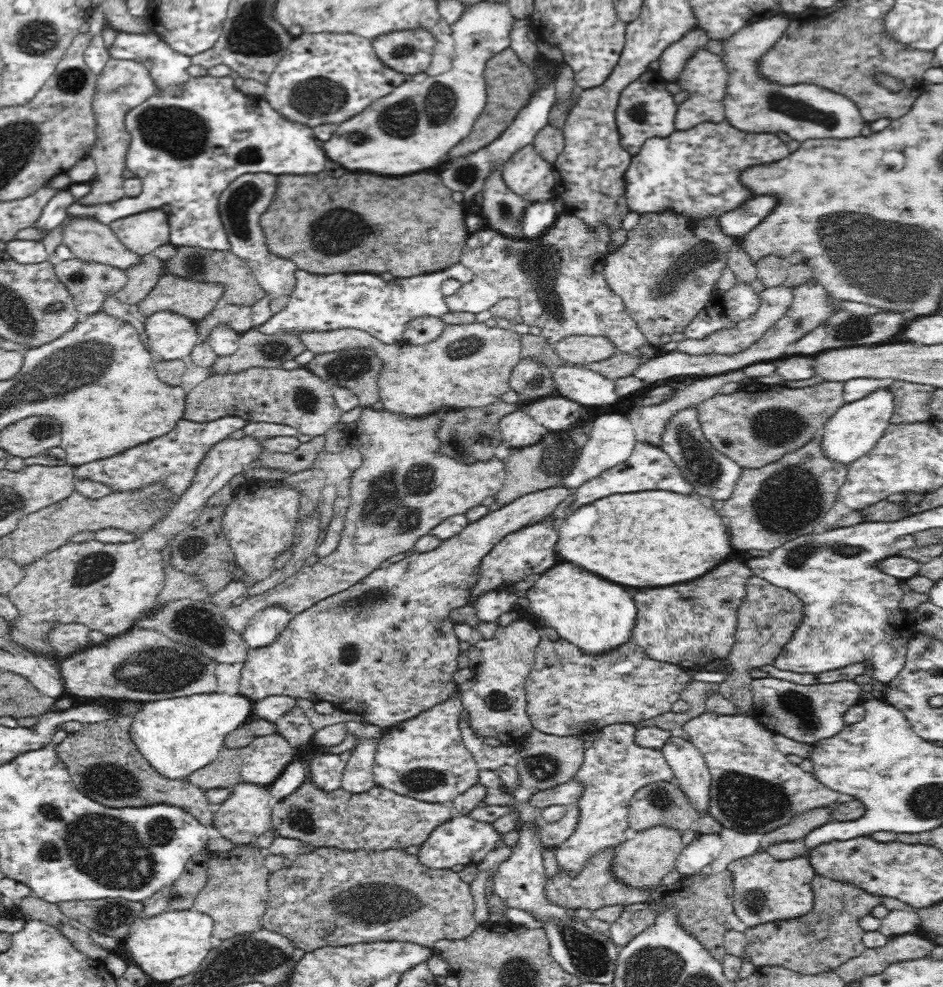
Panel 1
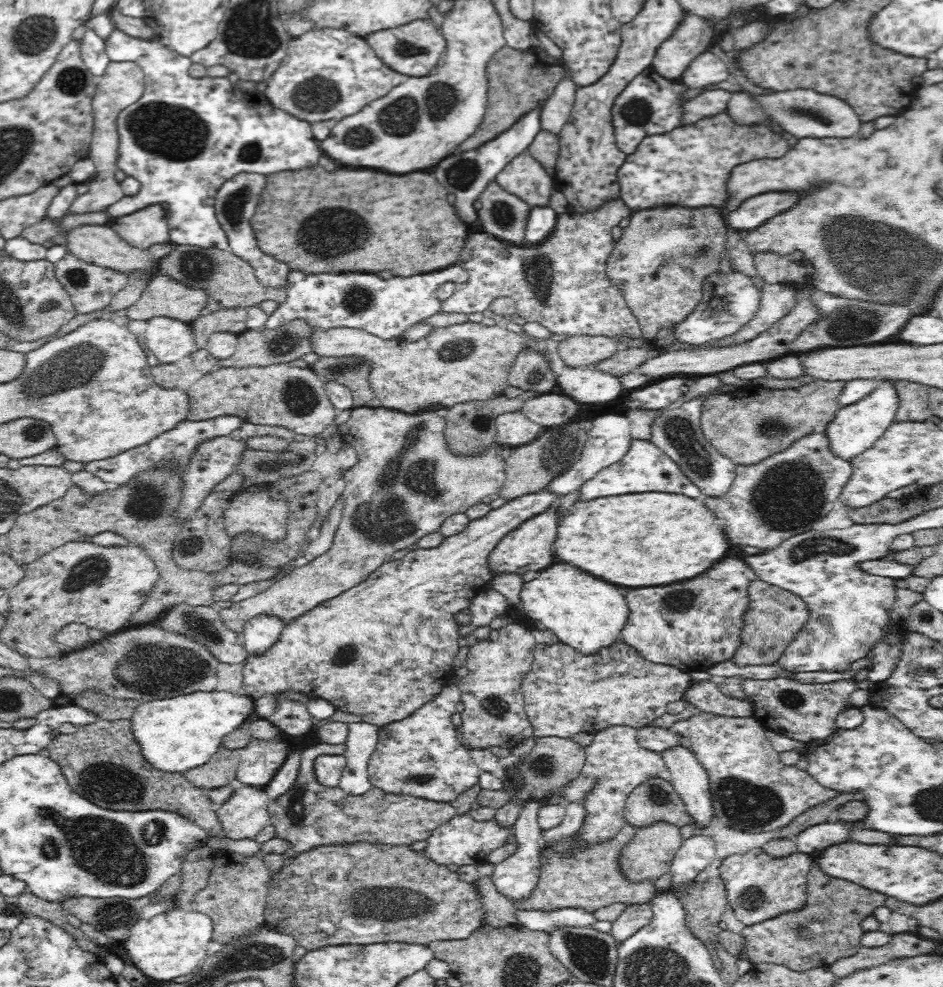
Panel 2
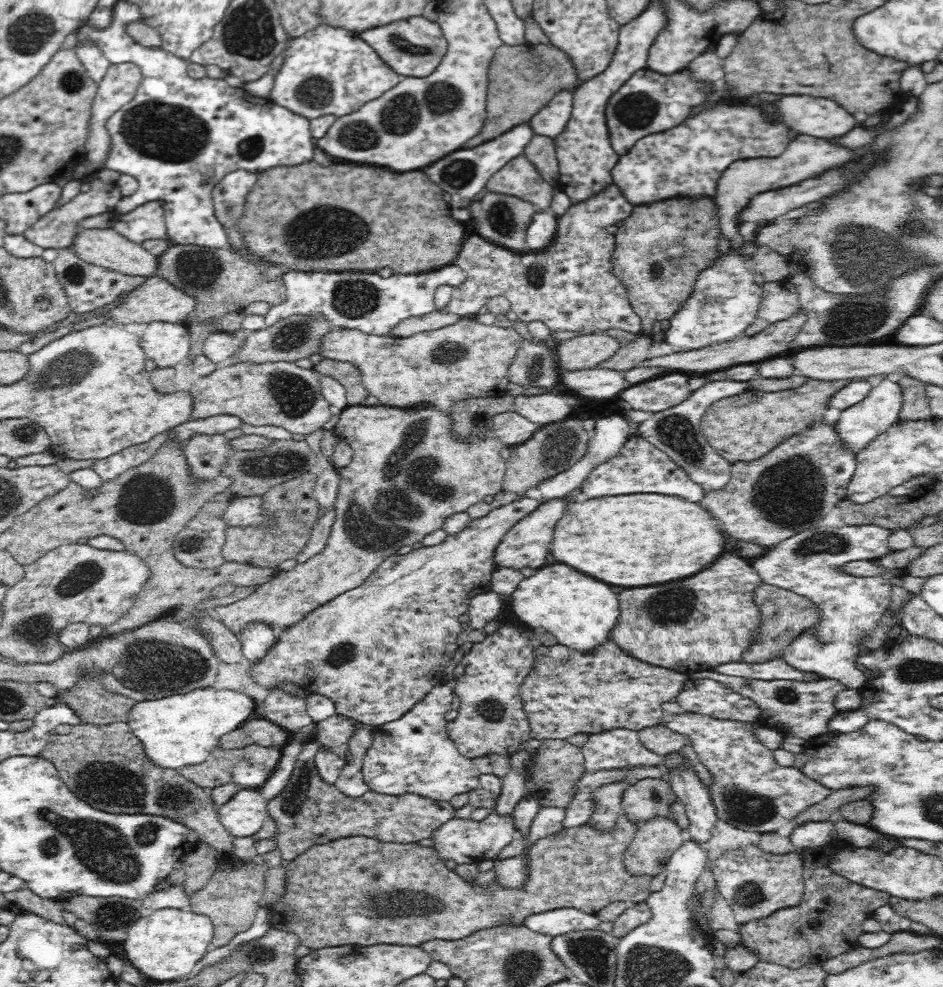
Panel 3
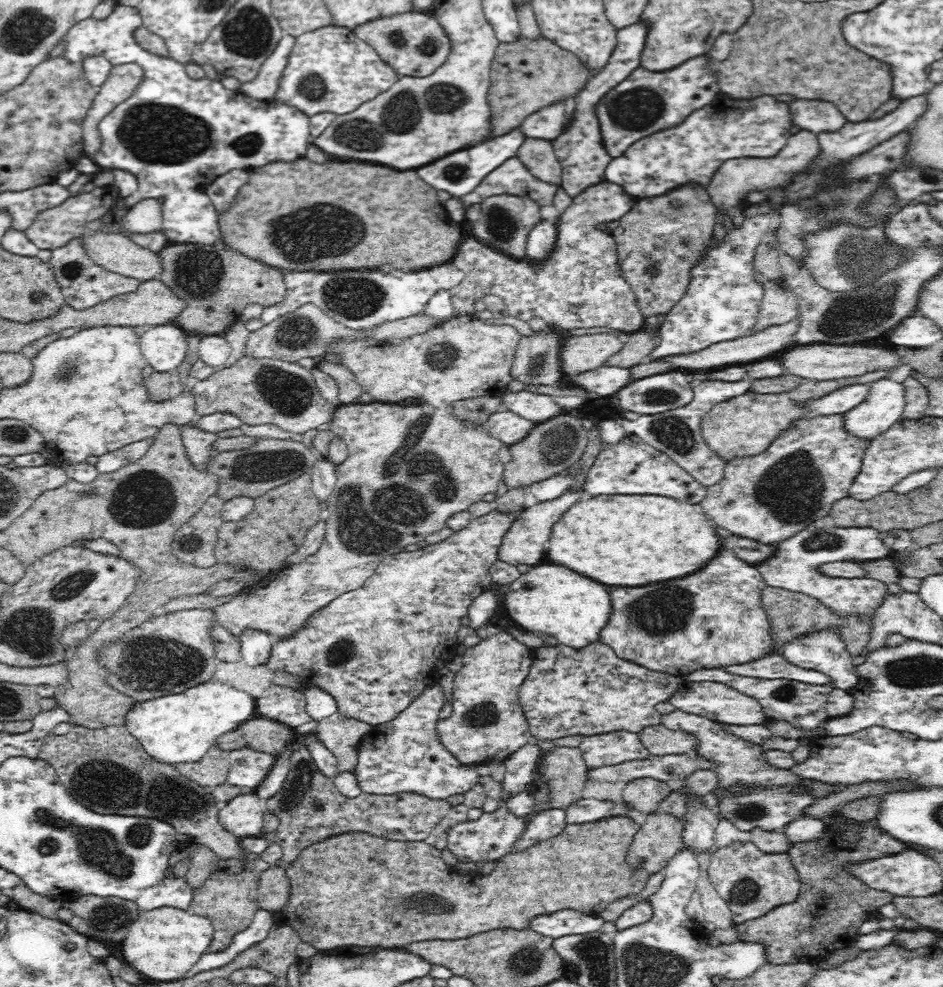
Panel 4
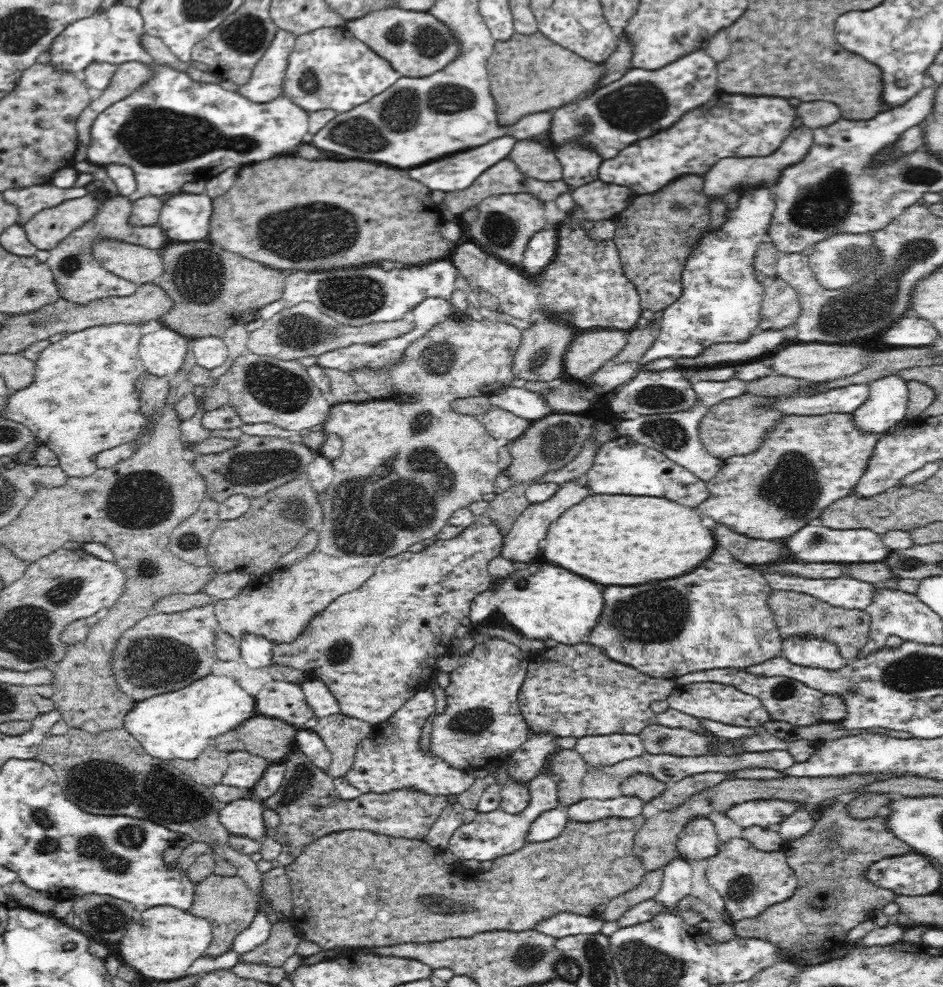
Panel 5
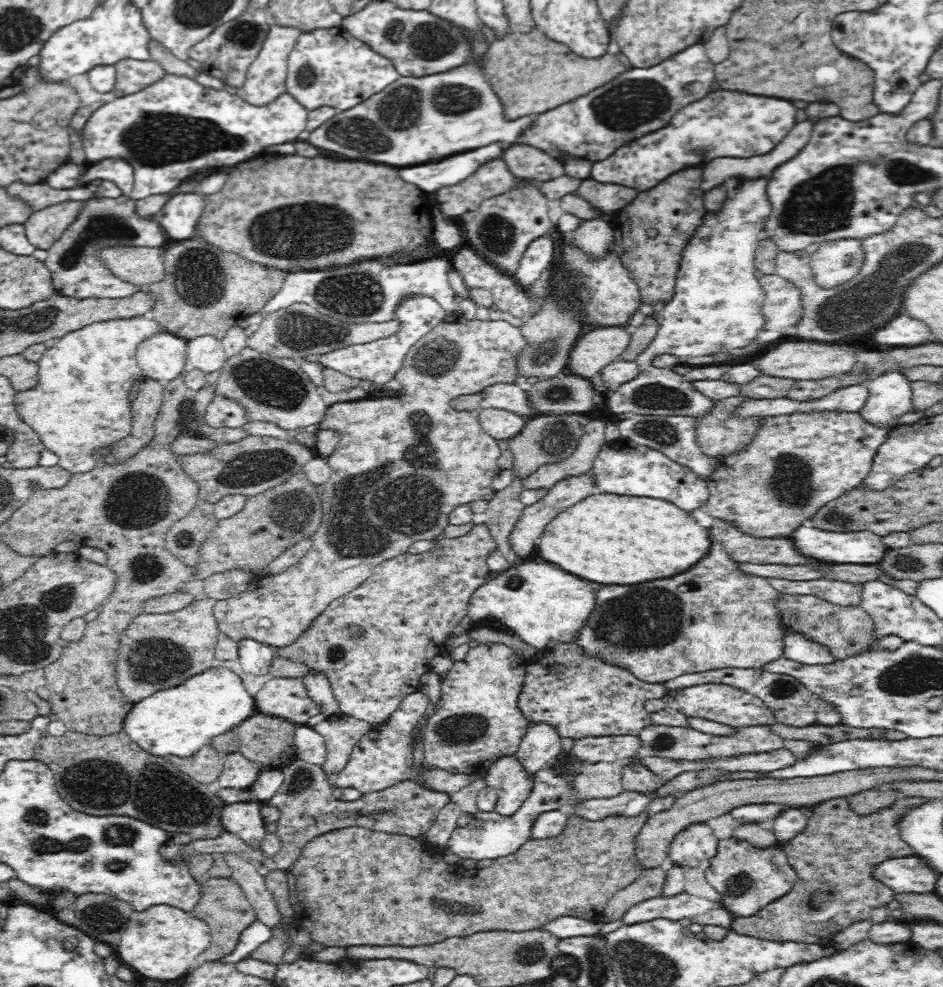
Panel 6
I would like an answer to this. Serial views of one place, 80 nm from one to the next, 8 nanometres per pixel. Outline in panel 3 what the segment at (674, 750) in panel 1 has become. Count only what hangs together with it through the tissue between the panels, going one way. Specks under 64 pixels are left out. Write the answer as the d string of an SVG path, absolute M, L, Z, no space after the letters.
M682 752L671 753L663 758L663 764L670 773L670 786L677 800L684 804L686 816L690 819L691 838L704 843L720 820L711 795L708 794L708 786L702 782L697 770Z

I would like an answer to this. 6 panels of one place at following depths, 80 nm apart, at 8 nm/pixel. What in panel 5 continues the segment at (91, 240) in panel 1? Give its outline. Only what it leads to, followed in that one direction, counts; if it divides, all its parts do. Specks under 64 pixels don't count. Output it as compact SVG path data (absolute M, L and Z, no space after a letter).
M98 240L92 246L101 268L138 286L158 281L163 264L160 251L115 240Z

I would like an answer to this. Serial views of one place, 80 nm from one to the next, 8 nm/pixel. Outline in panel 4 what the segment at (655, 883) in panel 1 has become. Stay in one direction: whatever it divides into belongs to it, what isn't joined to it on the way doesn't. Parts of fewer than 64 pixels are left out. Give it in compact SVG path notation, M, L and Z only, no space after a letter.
M664 812L643 817L626 854L626 862L650 875L662 872L667 862L685 846L683 829L684 821Z

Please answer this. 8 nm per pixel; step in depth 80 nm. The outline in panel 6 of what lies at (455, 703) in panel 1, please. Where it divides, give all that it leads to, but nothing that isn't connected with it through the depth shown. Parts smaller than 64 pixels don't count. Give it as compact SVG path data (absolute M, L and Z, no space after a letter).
M421 691L407 695L402 700L402 704L396 710L386 724L374 726L369 734L362 737L360 742L354 746L350 762L347 762L346 768L339 773L326 774L327 782L337 788L354 788L363 795L378 792L394 786L395 784L416 779L426 781L433 790L441 793L458 792L466 785L476 780L476 775L470 774L452 774L448 771L423 772L422 767L414 764L414 755L411 747L412 732L416 730L416 724L422 720L426 714L430 699Z

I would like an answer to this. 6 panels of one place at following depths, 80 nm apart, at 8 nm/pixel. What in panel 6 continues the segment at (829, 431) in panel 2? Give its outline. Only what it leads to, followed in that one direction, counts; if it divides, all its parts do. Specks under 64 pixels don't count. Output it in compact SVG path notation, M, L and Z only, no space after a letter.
M897 370L883 374L865 384L869 395L858 413L870 425L893 427L903 414L914 411L911 381Z

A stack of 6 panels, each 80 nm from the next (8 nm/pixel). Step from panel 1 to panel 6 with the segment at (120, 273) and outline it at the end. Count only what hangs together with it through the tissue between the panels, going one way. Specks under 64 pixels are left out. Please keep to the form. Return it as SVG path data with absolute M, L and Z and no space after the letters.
M130 196L118 198L90 198L78 215L78 220L66 229L57 242L48 250L45 265L52 272L54 289L72 298L126 298L141 290L131 283L122 281L110 271L103 269L99 251L105 247L138 246L162 248L166 234L154 219L141 218L137 214L135 200Z

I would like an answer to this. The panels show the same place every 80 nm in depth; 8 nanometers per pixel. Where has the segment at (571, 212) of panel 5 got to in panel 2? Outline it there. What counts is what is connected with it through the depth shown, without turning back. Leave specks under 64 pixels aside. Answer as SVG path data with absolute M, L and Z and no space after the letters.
M554 189L549 206L557 212L557 224L551 234L542 242L532 245L514 245L500 241L484 232L470 234L464 244L464 250L458 263L470 278L467 282L456 285L454 294L441 302L442 311L458 312L458 314L474 314L484 312L496 298L510 296L516 301L516 310L526 322L538 322L545 326L550 334L562 334L568 337L580 335L604 335L619 341L619 338L642 338L641 328L624 295L613 282L607 279L606 262L614 249L612 229L623 219L631 217L633 211L626 206L623 199L608 201L600 210L592 210L590 214L566 214L568 200L562 191Z

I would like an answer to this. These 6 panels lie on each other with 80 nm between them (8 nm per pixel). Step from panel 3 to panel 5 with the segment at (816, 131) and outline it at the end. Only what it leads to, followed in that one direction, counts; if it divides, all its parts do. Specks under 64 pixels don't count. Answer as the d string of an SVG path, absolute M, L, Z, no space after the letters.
M817 99L816 101L800 102L794 107L796 117L800 117L802 125L812 130L818 127L830 126L841 118L841 110L837 104L829 100Z

